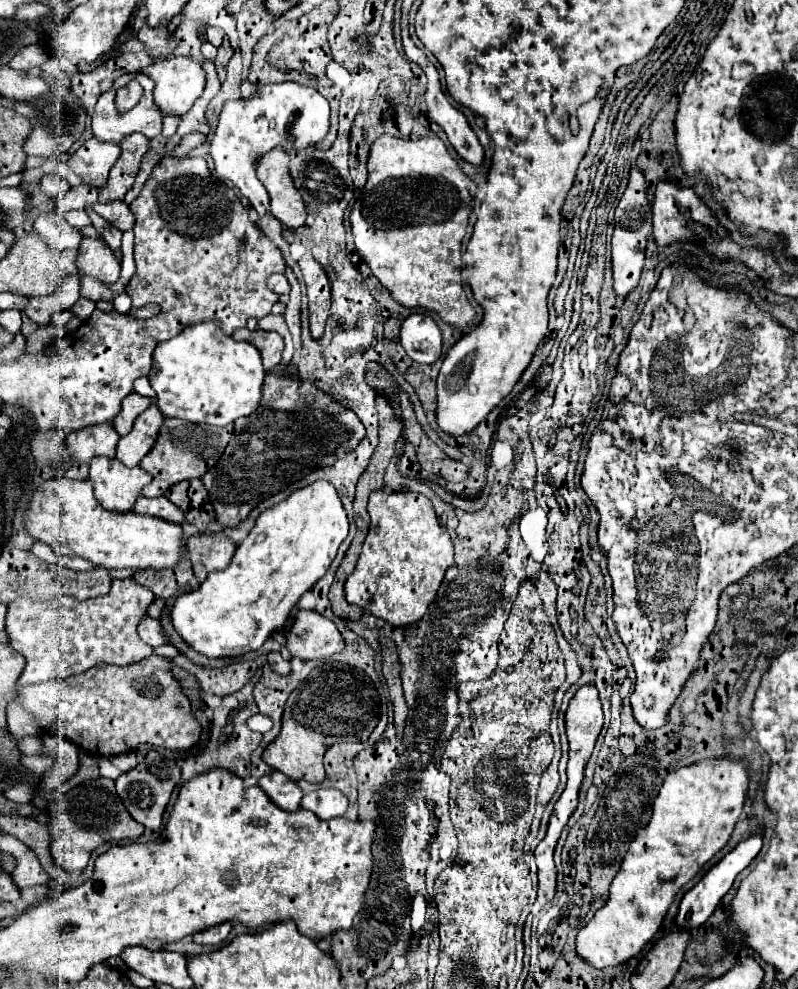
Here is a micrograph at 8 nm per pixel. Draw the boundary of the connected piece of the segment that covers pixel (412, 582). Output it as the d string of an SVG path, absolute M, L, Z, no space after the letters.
M376 490L370 494L368 514L372 520L368 536L362 544L362 552L358 556L356 568L344 584L346 600L348 600L348 604L356 604L364 612L374 614L374 616L390 622L392 626L412 624L426 614L430 602L434 600L434 596L440 588L444 572L448 570L448 566L454 564L452 540L438 526L438 518L436 518L436 512L432 508L432 502L424 494Z

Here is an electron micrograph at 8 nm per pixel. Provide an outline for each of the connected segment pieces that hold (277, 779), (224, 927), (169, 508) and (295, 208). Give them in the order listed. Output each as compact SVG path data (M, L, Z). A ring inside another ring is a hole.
M270 772L264 778L258 780L258 786L270 796L270 800L280 806L282 810L288 812L296 812L300 808L300 800L302 800L302 790L298 788L298 784L284 776L282 772Z
M222 922L220 926L212 926L208 930L202 930L198 934L192 936L194 942L198 944L208 944L208 946L214 946L214 944L220 944L228 934L230 934L230 922Z
M140 496L136 500L134 512L146 514L146 516L156 516L156 518L162 518L162 520L168 520L168 522L174 522L174 524L182 524L186 520L182 510L178 510L166 496L160 496L160 498Z
M272 150L264 154L256 170L258 180L270 194L270 212L276 216L276 220L296 230L306 222L306 208L288 172L288 162L290 158L284 154L284 150Z

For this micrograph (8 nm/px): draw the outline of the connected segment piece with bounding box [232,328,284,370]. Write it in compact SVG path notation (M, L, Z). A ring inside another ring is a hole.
M240 328L240 330L236 330L236 334L232 334L232 338L254 344L262 356L266 370L274 370L280 364L282 350L284 350L284 340L280 334L266 332L266 330L254 330L252 332L248 328Z

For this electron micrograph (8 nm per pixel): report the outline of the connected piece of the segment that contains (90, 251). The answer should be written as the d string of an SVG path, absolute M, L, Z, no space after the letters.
M84 238L76 258L78 272L84 276L92 276L100 282L112 284L120 276L120 262L116 254L100 240Z

